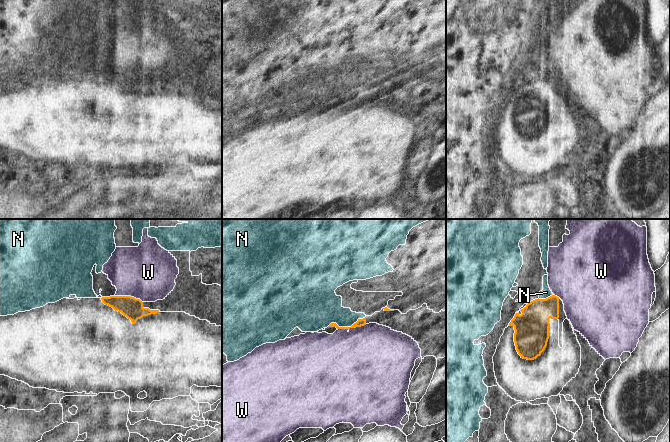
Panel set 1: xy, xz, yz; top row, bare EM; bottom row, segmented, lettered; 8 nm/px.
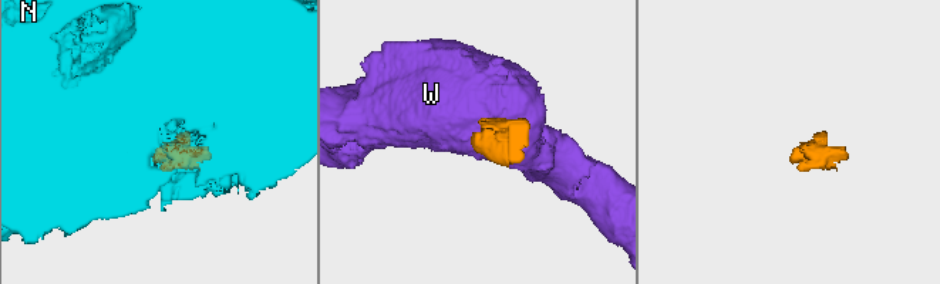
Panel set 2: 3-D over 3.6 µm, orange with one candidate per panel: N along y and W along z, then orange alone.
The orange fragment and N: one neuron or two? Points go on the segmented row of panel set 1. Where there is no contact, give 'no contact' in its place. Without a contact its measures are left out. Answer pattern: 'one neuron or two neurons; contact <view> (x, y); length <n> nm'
two neurons; contact xz (346, 327); length 340 nm

